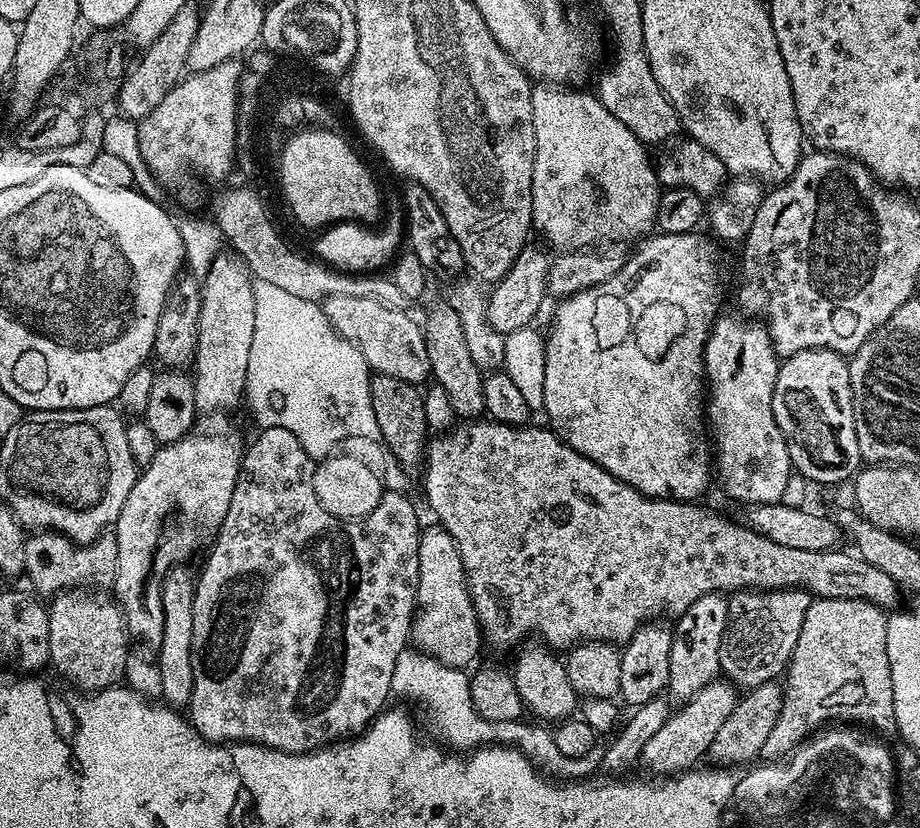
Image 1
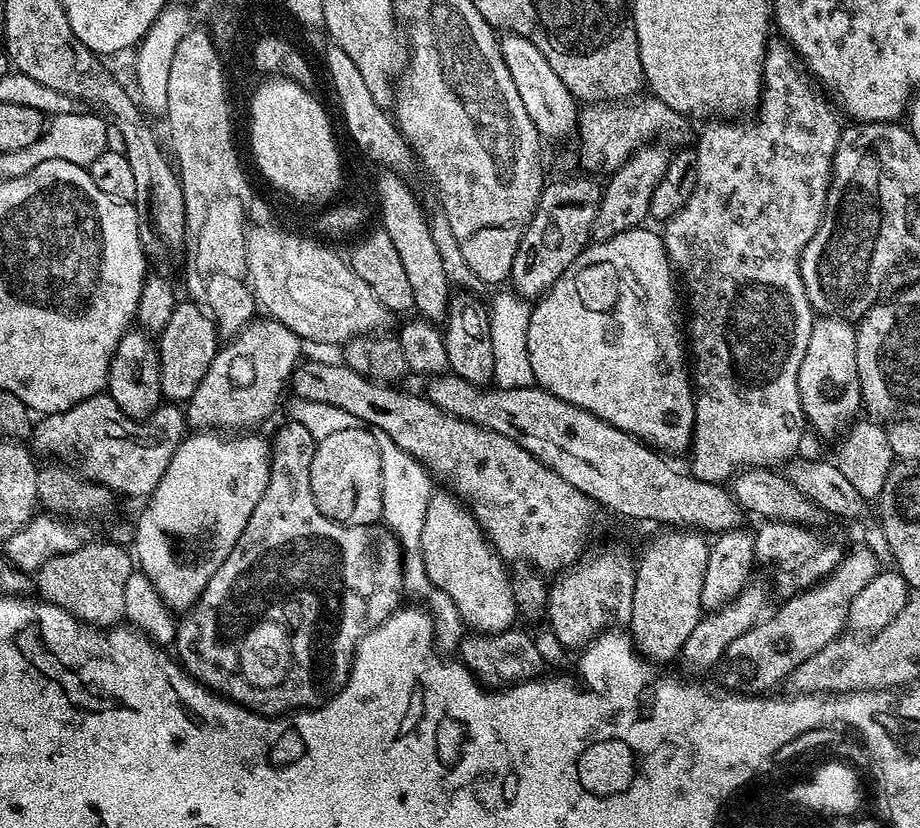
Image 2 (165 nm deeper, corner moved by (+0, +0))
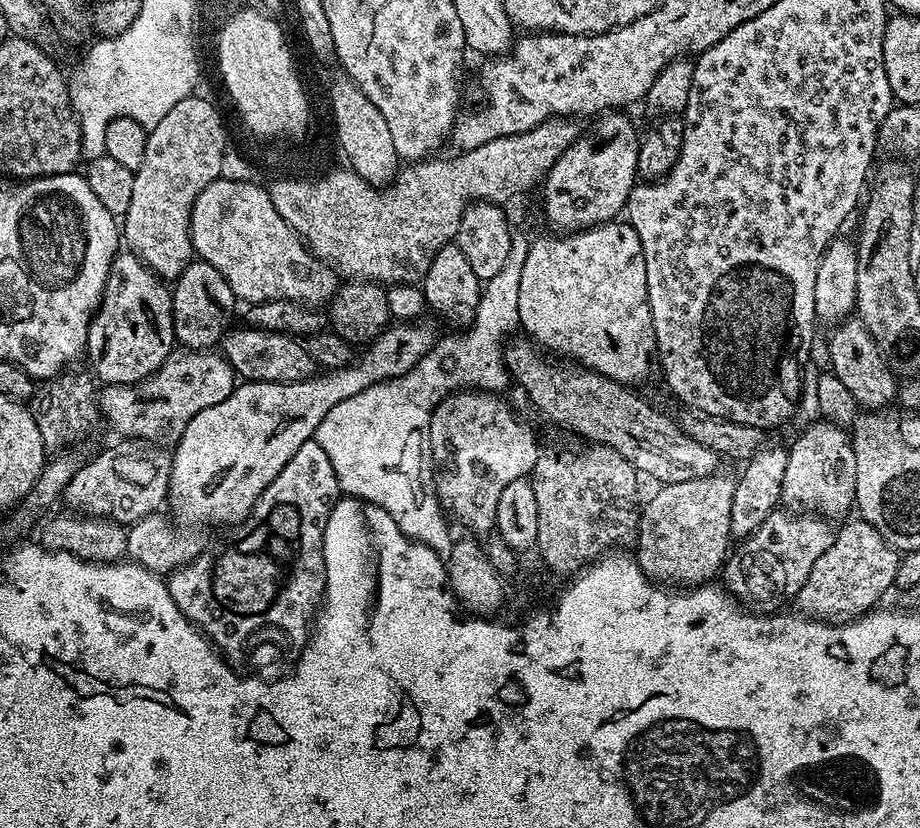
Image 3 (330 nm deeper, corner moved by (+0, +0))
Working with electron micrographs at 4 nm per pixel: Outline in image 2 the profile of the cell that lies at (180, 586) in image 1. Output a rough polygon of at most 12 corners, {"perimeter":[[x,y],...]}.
{"perimeter":[[196,430],[135,517],[135,563],[187,613],[272,464],[256,434]]}

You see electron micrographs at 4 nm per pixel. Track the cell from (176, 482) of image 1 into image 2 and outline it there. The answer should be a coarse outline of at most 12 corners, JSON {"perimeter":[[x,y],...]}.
{"perimeter":[[253,318],[217,347],[186,402],[192,430],[252,430],[302,341]]}

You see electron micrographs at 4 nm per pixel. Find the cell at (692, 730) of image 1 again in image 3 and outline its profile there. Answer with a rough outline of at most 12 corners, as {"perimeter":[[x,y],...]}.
{"perimeter":[[845,521],[795,607],[847,623],[895,585],[899,552]]}

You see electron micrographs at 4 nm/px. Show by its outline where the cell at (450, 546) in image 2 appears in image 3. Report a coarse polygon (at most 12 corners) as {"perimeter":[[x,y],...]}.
{"perimeter":[[503,395],[432,411],[436,497],[484,538],[542,447]]}

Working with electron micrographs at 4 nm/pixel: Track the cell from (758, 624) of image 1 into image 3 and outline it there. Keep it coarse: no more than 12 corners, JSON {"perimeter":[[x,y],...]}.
{"perimeter":[[823,418],[788,448],[780,504],[847,517],[855,452]]}

